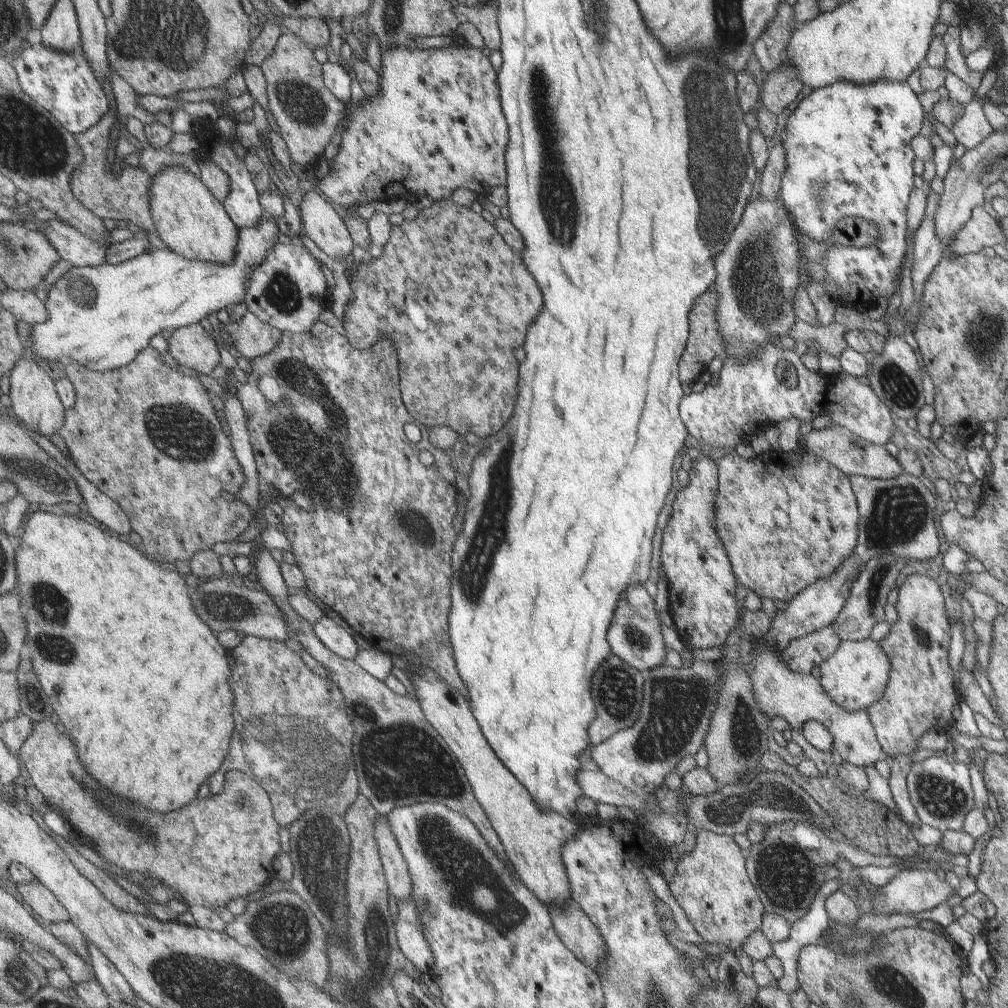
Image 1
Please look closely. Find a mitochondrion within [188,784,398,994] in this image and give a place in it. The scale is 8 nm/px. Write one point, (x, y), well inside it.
(279, 931)

